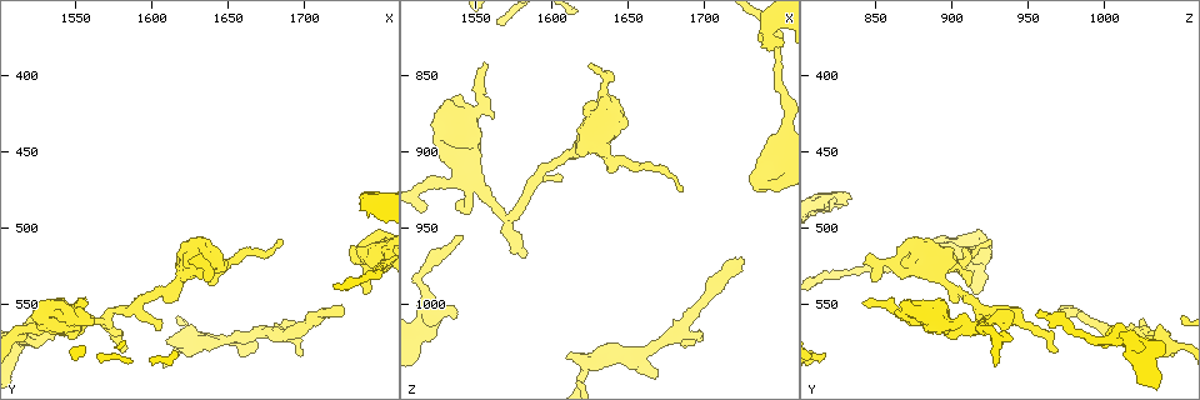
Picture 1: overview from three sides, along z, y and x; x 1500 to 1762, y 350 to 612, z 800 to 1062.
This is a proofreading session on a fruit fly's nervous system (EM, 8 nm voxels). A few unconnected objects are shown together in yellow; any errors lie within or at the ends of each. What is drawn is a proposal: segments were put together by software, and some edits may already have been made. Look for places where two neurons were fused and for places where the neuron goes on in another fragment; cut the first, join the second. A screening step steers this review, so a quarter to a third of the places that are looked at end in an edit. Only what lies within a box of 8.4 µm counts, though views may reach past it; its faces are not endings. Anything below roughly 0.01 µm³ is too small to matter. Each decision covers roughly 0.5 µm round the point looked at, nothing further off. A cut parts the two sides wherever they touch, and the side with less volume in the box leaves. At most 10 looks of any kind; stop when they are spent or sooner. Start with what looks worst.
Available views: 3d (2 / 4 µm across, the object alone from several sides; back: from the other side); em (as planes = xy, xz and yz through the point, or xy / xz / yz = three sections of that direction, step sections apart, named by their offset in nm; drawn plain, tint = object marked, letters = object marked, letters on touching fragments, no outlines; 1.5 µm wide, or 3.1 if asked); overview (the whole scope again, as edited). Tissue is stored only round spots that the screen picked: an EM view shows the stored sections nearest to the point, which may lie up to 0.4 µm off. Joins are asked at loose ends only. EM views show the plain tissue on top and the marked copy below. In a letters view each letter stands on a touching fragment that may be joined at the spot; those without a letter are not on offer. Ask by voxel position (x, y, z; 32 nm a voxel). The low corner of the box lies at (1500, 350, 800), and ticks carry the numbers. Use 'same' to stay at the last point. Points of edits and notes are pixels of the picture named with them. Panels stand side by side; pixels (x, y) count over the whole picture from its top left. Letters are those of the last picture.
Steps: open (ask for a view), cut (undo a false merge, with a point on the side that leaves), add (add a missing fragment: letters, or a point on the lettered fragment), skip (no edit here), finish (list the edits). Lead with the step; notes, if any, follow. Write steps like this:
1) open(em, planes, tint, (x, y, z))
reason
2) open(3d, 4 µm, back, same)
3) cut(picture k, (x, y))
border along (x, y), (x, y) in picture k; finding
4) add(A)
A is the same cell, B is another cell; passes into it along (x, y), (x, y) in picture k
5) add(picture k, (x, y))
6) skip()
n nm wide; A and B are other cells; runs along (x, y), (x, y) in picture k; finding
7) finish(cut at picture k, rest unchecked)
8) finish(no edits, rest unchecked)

open(em, xy, step 8, tint, (1724, 558, 970))
tapers out

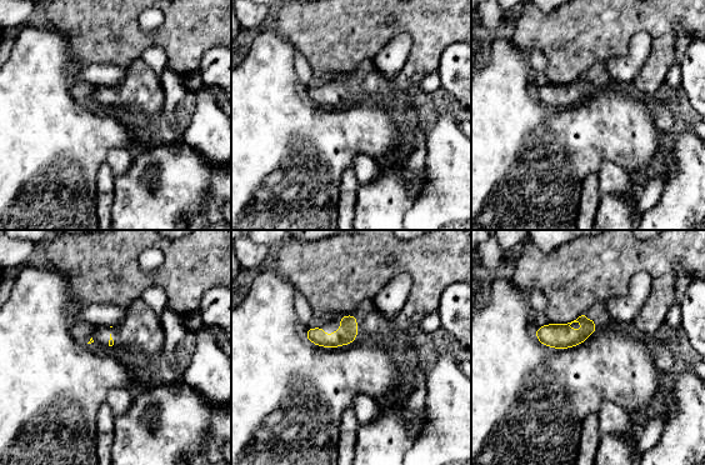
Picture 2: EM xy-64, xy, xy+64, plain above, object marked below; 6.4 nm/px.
open(em, planes, letters, same)
another direction

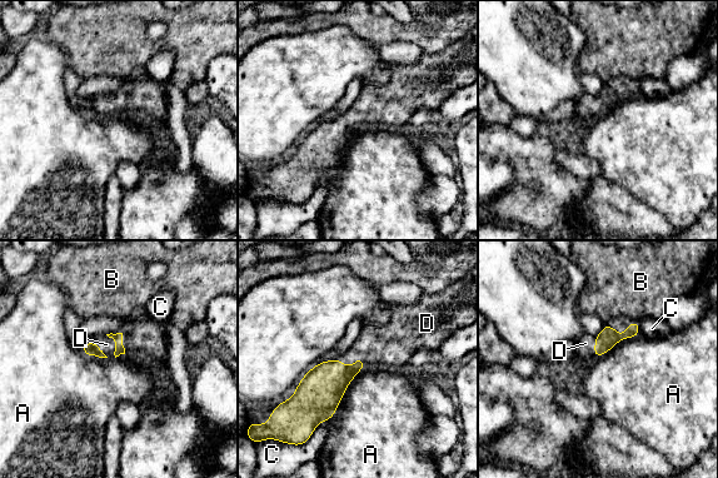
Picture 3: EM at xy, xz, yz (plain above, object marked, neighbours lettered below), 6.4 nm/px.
add(D)
D is the same cell, A, B and C are other cells; passes into it along (324, 386), (355, 363), (374, 338) in picture 3; it goes on there

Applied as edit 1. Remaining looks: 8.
open(overview)

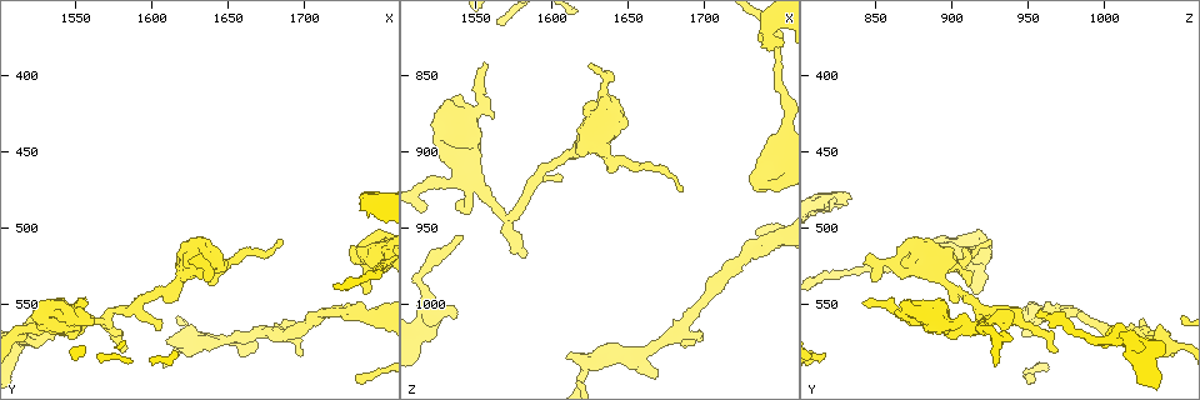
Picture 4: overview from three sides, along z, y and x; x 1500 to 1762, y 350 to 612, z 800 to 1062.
open(em, yz, step 4, tint, (1556, 550, 842))
free end

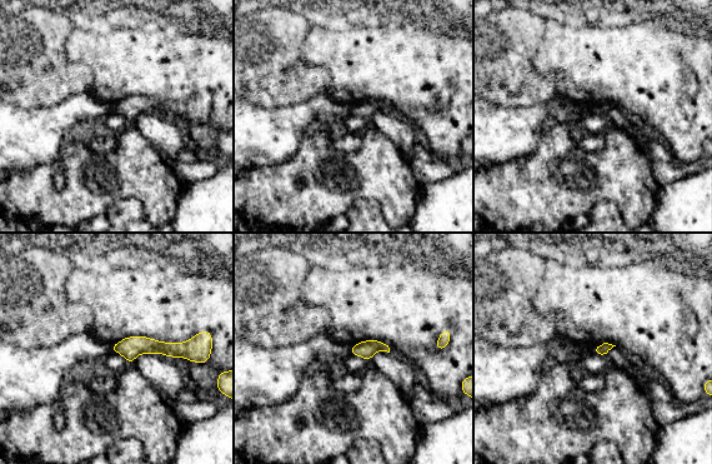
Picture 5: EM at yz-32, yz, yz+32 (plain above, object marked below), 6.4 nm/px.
open(em, planes, letters, same)
cut it another way

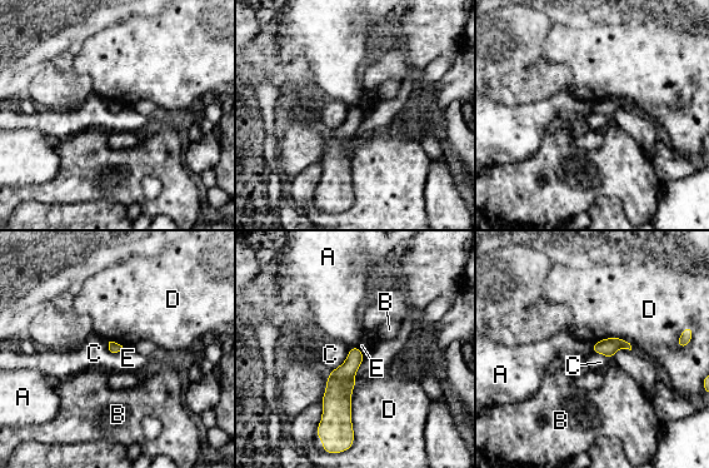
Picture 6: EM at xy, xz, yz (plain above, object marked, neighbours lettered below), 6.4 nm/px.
skip()
A, B, C, D and E are other cells; no lettered fragment goes on from it

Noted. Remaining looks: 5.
open(3d, 2 µm, (1670, 576, 1042))
an open end

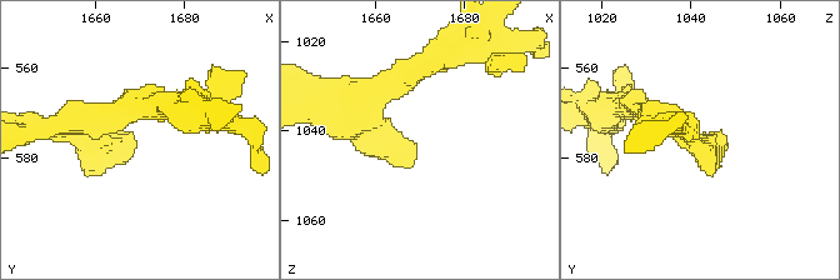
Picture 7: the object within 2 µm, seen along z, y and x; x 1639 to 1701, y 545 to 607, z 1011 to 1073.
open(em, planes, tint, (1668, 576, 1042))
now the EM

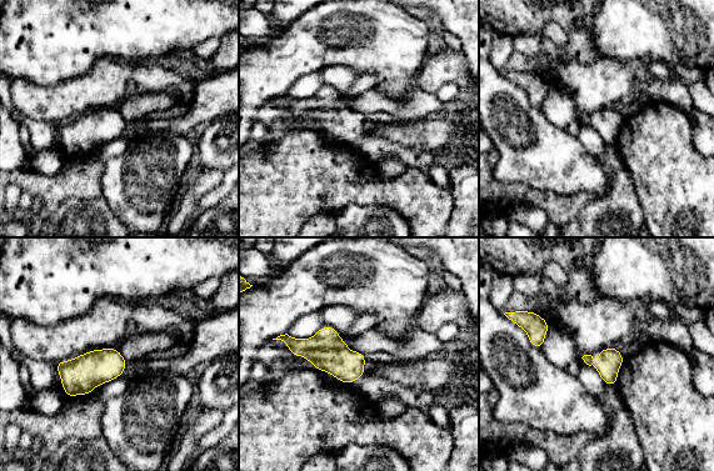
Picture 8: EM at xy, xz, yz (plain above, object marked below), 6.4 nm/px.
open(em, planes, letters, same)
what lies round it

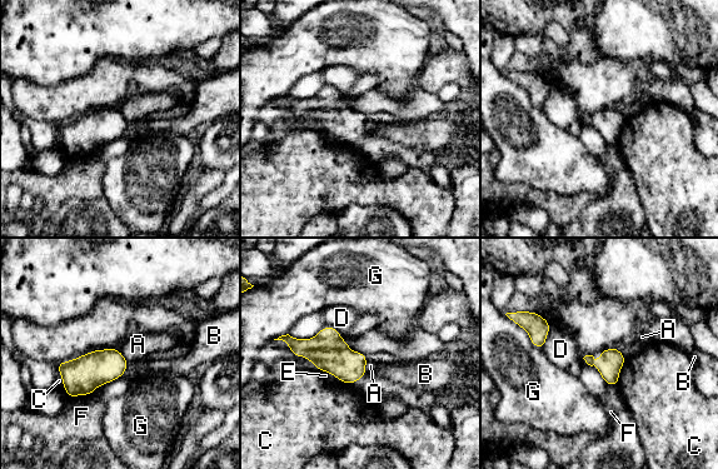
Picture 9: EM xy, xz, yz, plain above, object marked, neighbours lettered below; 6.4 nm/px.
skip()
160 nm wide; A, B, C, D, E, F and G are other cells; border along (116, 348), (128, 363) in picture 9; none of them fits

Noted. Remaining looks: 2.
open(3d, 2 µm, (1738, 542, 916))
an open end

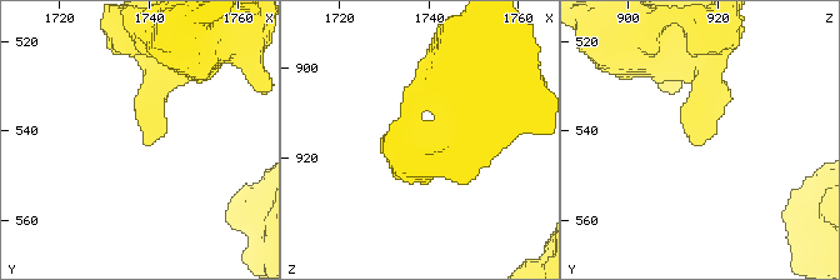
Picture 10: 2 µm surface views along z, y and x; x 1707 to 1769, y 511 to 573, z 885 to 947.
open(em, planes, letters, (1739, 543, 915))
shape alone is not enough

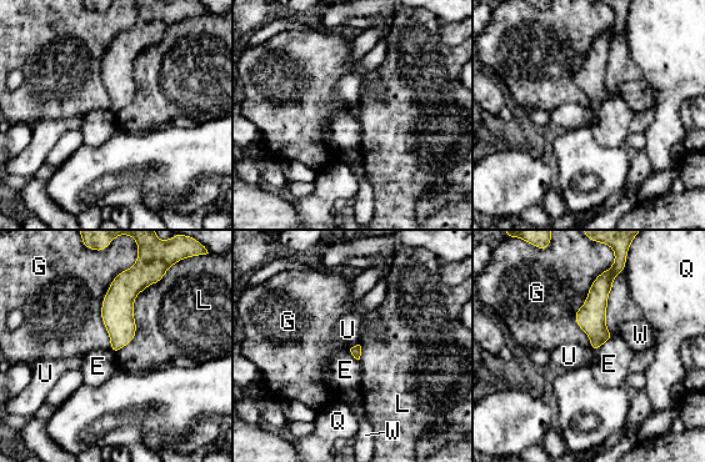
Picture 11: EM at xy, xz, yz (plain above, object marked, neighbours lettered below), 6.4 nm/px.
skip()
L touches over 600 nm; E, G, L, Q, U and W are other cells; border along (133, 265), (103, 299), (109, 347) in picture 11; no lettered fragment goes on from it

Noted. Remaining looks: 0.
finish(add at picture 3, rest unchecked)

